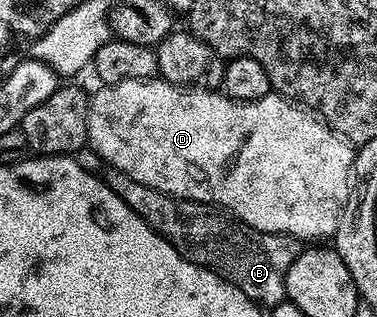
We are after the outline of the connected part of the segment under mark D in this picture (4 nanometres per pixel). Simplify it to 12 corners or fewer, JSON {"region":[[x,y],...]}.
{"region":[[103,85],[87,141],[141,185],[334,236],[356,148],[278,93]]}

